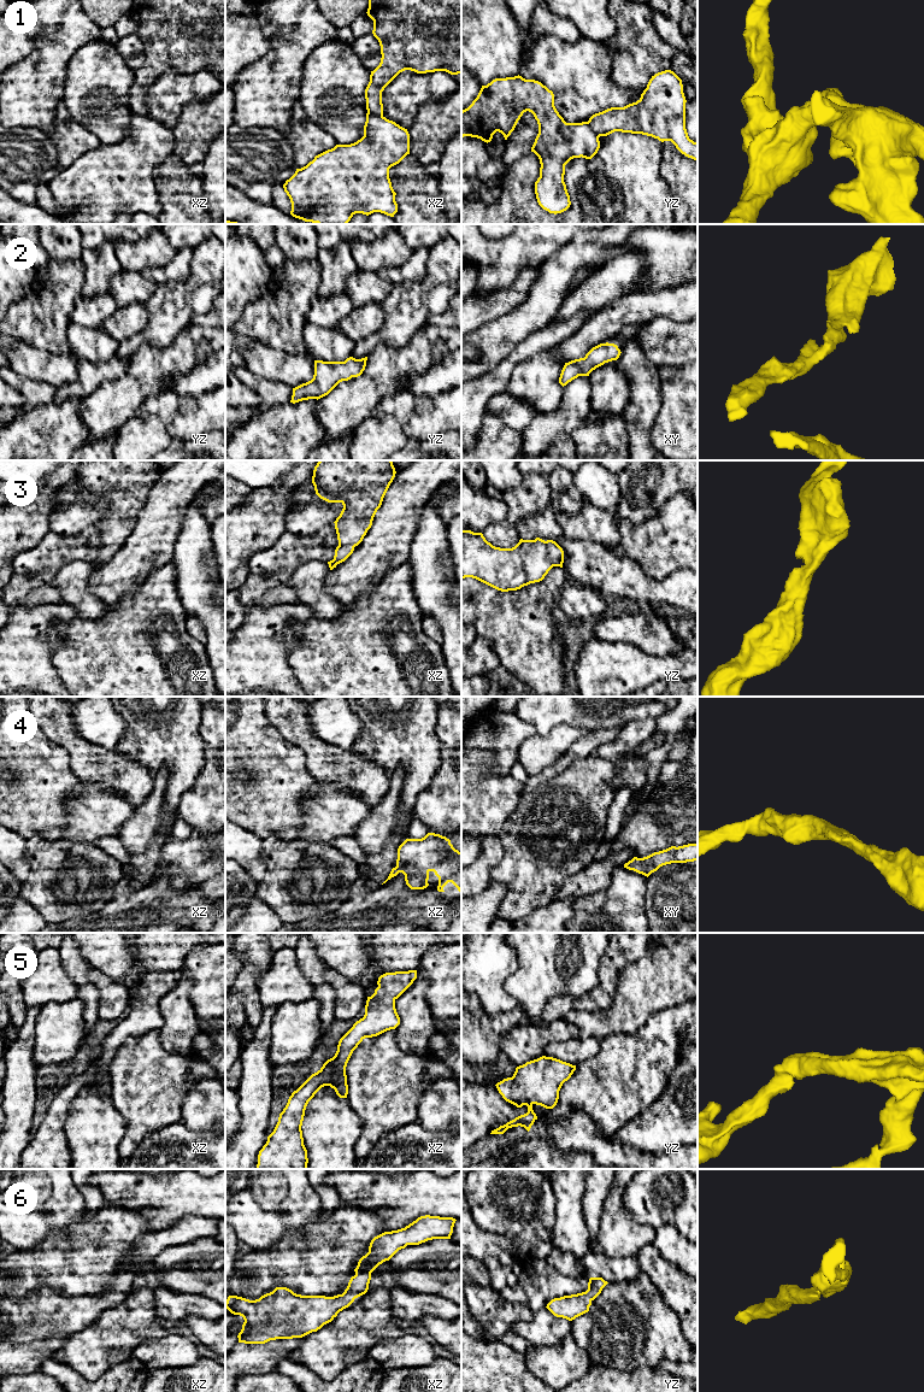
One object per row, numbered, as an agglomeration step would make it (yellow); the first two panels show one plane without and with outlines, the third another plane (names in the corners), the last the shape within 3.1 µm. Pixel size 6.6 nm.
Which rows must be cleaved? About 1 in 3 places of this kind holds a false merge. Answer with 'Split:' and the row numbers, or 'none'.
Split: 1

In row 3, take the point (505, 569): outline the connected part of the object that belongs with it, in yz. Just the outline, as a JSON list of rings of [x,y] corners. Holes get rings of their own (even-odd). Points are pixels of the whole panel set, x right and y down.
[[[461,530],[461,578],[476,578],[498,591],[517,591],[540,582],[553,566],[563,568],[564,551],[553,540],[523,540],[512,548],[500,548],[485,540],[482,533]]]

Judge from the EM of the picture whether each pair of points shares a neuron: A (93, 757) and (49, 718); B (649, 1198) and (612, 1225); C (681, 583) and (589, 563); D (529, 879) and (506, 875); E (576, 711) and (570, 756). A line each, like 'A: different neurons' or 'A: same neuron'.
A: same neuron
B: different neurons
C: same neuron
D: same neuron
E: different neurons

